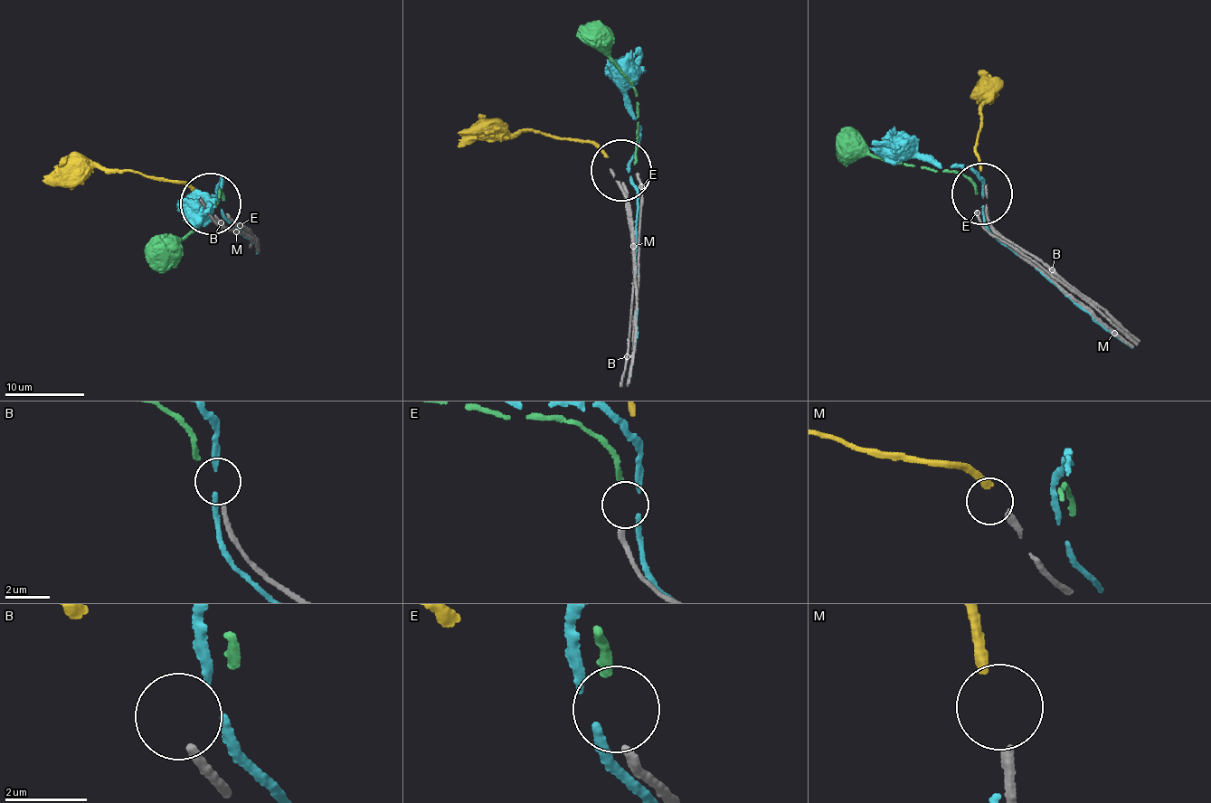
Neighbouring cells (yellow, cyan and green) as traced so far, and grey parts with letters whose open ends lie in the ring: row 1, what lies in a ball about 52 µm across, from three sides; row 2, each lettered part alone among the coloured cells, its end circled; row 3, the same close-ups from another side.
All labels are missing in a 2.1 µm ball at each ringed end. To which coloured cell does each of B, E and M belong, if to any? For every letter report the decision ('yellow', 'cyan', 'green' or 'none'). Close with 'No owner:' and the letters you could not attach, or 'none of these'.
B: none
E: green
M: yellow
No owner: B

